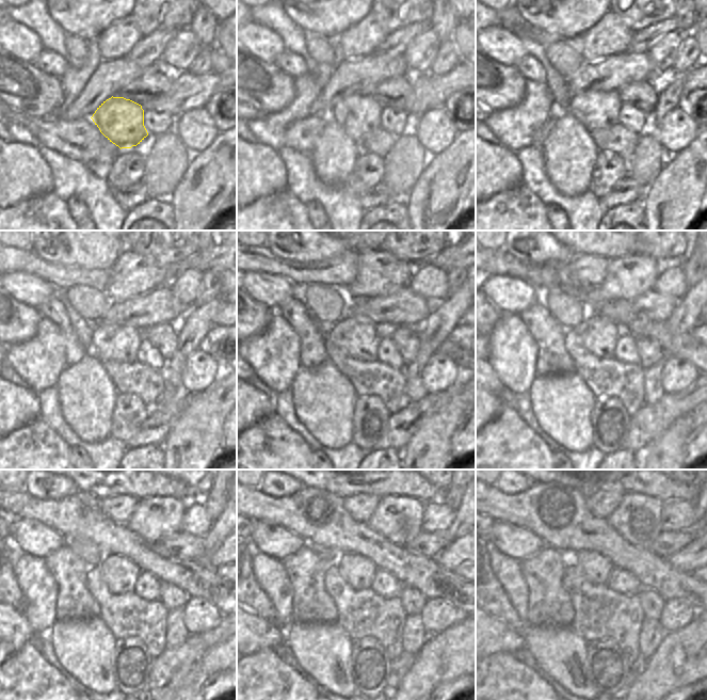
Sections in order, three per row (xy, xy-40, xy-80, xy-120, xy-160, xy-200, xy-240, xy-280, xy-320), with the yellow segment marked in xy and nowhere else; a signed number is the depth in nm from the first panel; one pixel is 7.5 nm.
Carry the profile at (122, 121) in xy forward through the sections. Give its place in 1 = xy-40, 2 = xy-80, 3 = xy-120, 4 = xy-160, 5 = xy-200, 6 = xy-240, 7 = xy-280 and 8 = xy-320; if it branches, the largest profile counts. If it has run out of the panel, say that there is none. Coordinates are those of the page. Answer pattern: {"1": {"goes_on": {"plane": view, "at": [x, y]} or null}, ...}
{"1": {"goes_on": {"plane": "xy-40", "at": [359, 115]}}, "2": {"goes_on": {"plane": "xy-80", "at": [594, 109]}}, "3": {"goes_on": {"plane": "xy-120", "at": [116, 343]}}, "4": {"goes_on": {"plane": "xy-160", "at": [358, 337]}}, "5": {"goes_on": {"plane": "xy-200", "at": [599, 335]}}, "6": {"goes_on": {"plane": "xy-240", "at": [119, 574]}}, "7": {"goes_on": {"plane": "xy-280", "at": [358, 572]}}, "8": {"goes_on": {"plane": "xy-320", "at": [595, 567]}}}

